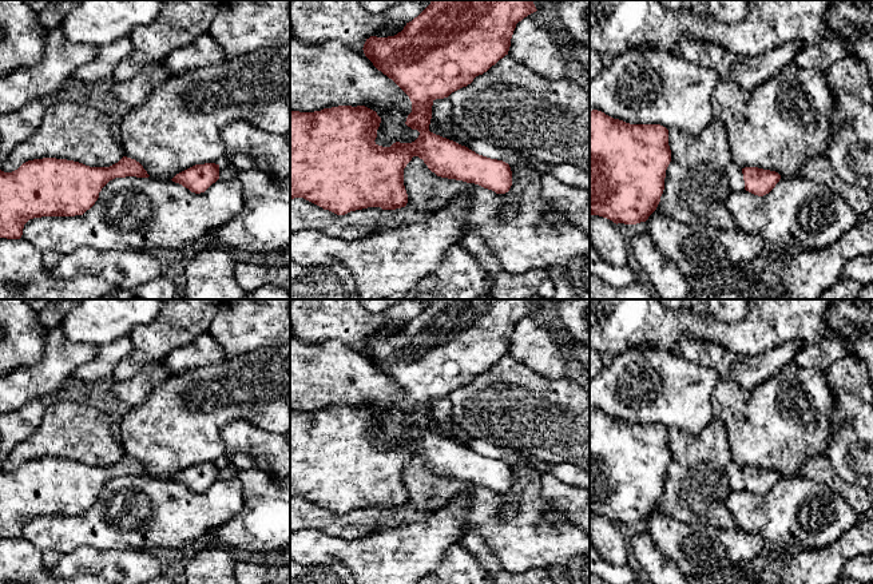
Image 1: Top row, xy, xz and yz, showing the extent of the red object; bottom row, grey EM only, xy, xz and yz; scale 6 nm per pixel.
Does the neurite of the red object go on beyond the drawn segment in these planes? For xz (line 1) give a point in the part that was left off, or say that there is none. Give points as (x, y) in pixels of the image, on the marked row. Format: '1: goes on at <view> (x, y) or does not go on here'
1: does not go on here

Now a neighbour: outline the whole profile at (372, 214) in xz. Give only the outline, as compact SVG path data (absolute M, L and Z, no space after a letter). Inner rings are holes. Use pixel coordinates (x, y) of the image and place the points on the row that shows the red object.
M290 199L290 237L298 231L316 230L337 239L360 239L378 227L381 207L368 207L337 215L303 199Z

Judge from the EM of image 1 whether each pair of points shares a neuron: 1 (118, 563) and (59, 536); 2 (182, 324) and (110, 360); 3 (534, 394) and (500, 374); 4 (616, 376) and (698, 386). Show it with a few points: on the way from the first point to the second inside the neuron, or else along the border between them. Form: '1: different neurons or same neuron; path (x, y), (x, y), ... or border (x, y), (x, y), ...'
1: different neurons; border (111, 549), (78, 547), (63, 555)
2: different neurons; border (129, 336), (131, 350), (119, 362), (112, 374)
3: same neuron; path (526, 394), (520, 394), (508, 382)
4: same neuron; path (637, 386), (678, 388)

